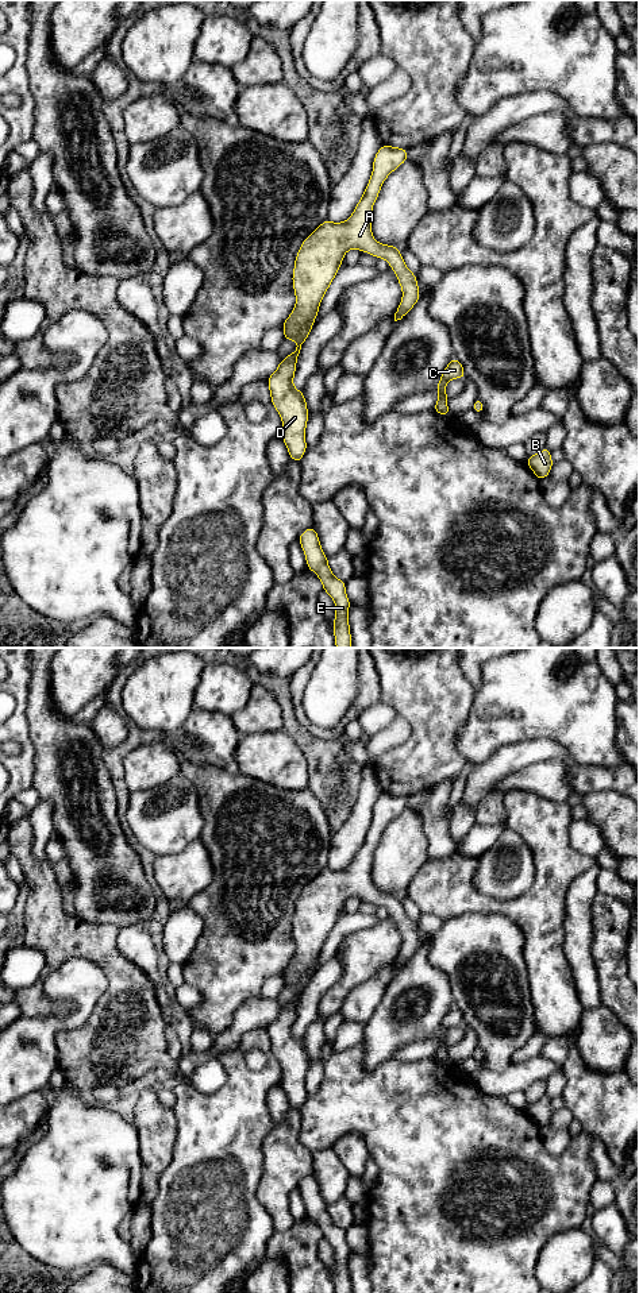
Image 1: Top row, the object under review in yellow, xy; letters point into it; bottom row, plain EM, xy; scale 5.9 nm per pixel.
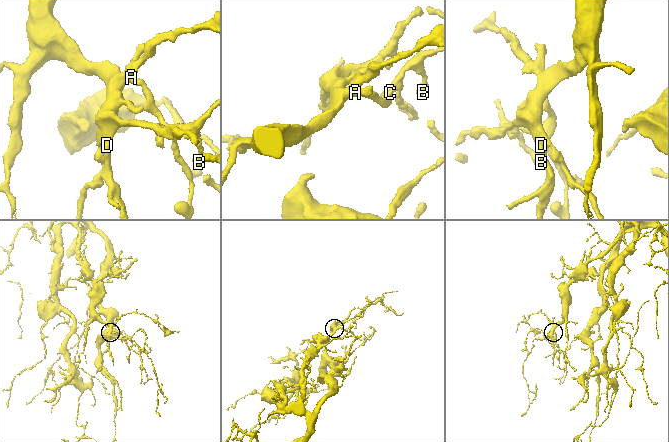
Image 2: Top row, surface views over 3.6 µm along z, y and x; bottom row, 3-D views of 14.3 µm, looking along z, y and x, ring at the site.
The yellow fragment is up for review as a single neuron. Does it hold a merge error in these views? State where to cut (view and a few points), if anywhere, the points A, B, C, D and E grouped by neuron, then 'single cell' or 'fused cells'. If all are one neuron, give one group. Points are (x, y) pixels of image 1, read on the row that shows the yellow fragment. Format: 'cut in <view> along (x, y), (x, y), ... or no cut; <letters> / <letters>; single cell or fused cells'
no cut; A B C D E; single cell

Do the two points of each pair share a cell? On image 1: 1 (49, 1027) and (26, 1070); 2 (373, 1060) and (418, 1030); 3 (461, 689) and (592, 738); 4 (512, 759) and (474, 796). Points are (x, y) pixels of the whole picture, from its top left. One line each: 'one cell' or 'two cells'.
1: one cell
2: one cell
3: two cells
4: one cell

